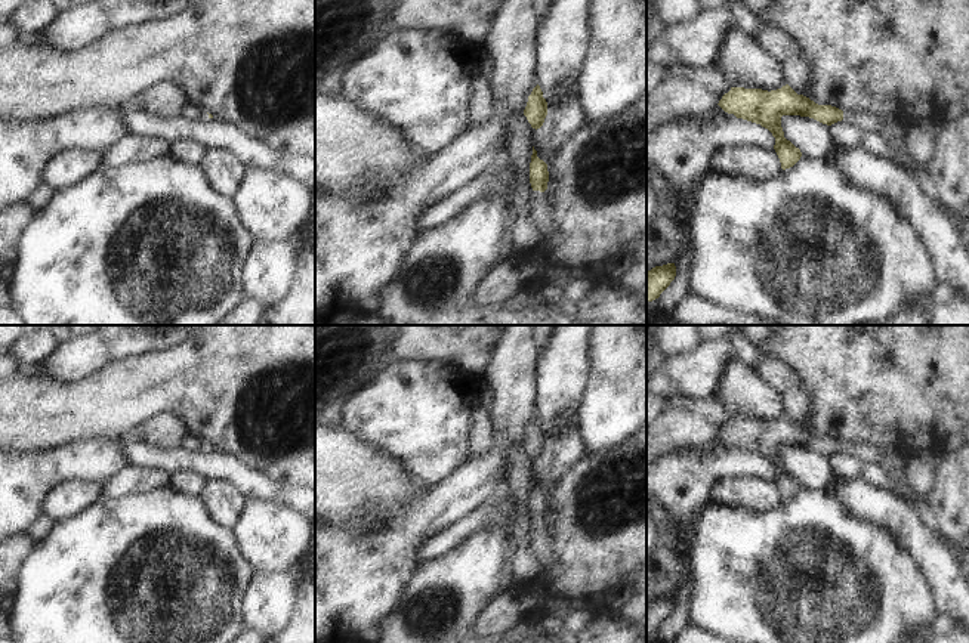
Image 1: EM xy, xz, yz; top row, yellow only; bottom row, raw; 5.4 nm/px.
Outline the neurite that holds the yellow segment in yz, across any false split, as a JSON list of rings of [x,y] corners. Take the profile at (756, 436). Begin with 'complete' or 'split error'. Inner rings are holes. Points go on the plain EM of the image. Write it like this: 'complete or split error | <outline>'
split error | [[[789,415],[777,421],[731,418],[718,435],[725,443],[734,445],[768,460],[775,469],[774,480],[781,500],[793,498],[802,488],[799,479],[784,469],[783,446],[800,446],[831,457],[843,449],[864,464],[883,464],[877,446],[868,443],[843,443],[831,436],[818,436],[803,426],[797,426]]]

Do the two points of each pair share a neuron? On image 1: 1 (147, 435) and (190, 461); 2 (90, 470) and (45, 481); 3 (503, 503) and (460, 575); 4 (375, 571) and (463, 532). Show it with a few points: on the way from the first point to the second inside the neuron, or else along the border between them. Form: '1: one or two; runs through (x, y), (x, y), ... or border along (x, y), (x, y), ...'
1: two; border along (135, 439), (166, 448), (181, 448)
2: one; runs through (79, 470), (56, 470)
3: one; runs through (503, 521), (494, 540), (478, 558)
4: two; border along (447, 529), (420, 550), (419, 563)

